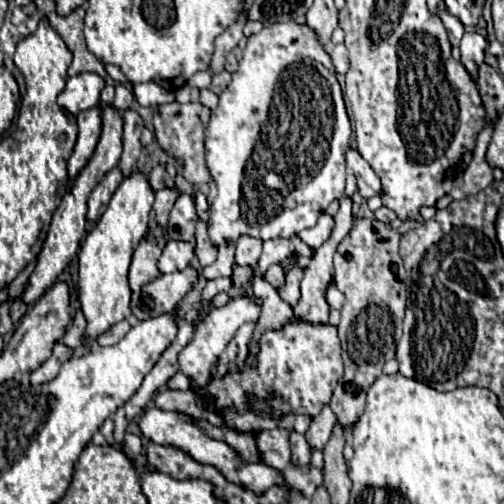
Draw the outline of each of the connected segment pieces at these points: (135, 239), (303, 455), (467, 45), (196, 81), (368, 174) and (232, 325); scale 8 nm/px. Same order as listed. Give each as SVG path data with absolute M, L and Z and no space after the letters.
M133 170L121 180L117 190L111 196L111 202L105 214L97 220L95 228L87 234L81 252L79 252L79 302L87 318L85 328L85 348L91 348L97 336L109 330L119 320L127 318L131 290L127 282L127 270L131 264L133 250L147 232L149 212L153 206L153 188L147 176L139 170Z
M291 432L291 452L293 452L293 462L295 462L295 464L299 464L299 466L309 464L311 446L309 446L309 442L305 440L303 434Z
M465 32L461 40L461 62L473 78L477 78L477 66L483 62L485 44L481 42L481 38L483 36L477 32Z
M201 71L194 74L187 84L199 89L207 89L211 85L212 76L209 71Z
M349 150L347 152L347 168L355 174L357 178L357 186L359 186L359 194L367 200L375 194L381 194L381 182L379 176L373 172L373 168L361 158L361 154L357 150Z
M235 296L229 298L229 302L221 308L211 308L205 312L205 316L195 324L195 332L189 340L187 346L183 346L183 350L177 354L177 362L179 362L179 372L185 374L191 380L191 388L199 390L205 388L211 378L213 378L213 366L217 362L217 356L225 350L225 346L229 344L229 340L235 336L235 332L239 330L241 324L245 322L257 322L259 318L259 310L261 306L251 298L251 296Z

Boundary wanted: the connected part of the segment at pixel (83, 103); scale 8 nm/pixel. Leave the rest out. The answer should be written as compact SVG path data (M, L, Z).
M85 72L67 78L67 86L63 94L59 94L57 104L71 114L79 114L81 110L89 110L99 102L99 94L105 82L101 76Z

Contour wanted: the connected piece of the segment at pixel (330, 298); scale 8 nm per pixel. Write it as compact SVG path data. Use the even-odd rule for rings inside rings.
M331 284L329 288L327 288L327 302L329 302L329 306L331 308L341 308L343 306L343 302L345 302L345 296L343 296L343 292L339 292L337 288L335 288L335 284Z

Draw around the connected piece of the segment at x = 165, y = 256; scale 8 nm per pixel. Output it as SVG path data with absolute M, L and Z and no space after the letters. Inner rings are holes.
M169 240L167 246L163 248L161 258L159 258L159 270L161 270L163 274L183 270L183 268L187 268L187 266L191 264L193 256L195 256L195 254L193 254L193 244Z

